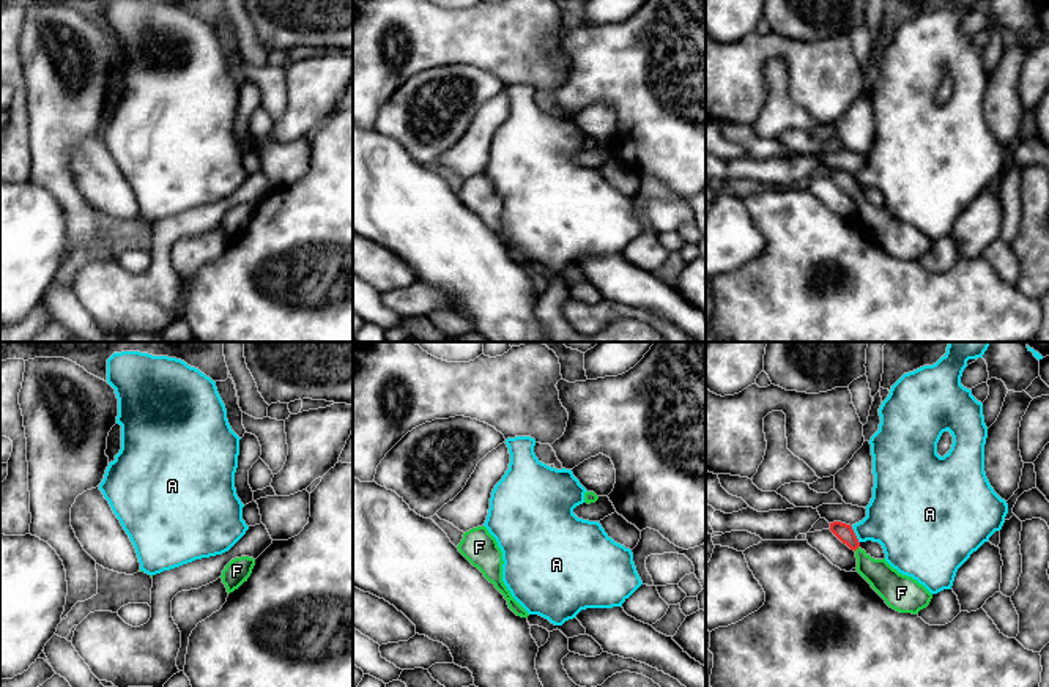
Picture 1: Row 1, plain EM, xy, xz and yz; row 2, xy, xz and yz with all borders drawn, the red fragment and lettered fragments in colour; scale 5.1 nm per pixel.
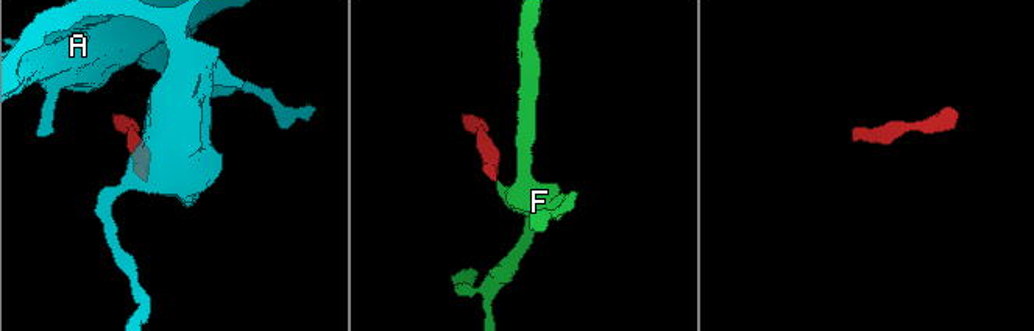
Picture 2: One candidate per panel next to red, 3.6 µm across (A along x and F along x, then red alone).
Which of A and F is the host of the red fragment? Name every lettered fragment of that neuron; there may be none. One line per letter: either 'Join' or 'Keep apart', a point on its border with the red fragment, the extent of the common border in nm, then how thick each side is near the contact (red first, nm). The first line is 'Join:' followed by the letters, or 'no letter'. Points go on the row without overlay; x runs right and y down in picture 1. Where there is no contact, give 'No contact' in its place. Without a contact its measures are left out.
Join: F
A: Keep apart. Touches red at yz (854, 181). Shared border 100 nm. Thickness 90 nm (red) against 340 nm
F: Join. Touches red at yz (856, 196). Shared border 40 nm. Thickness 90 nm (red) against 160 nm

